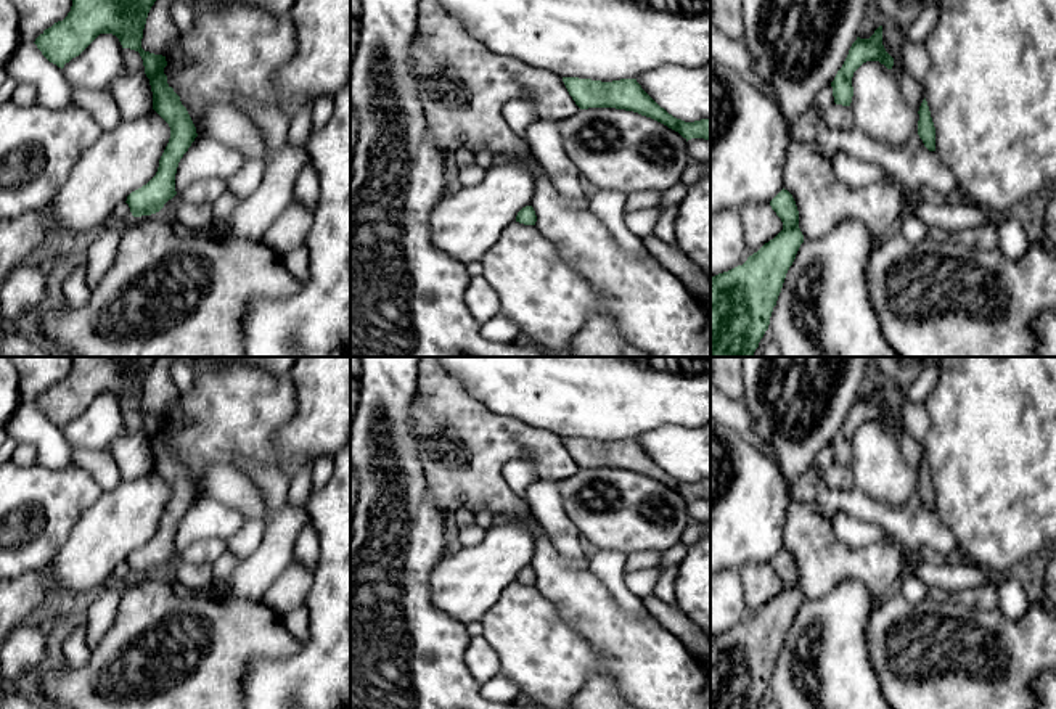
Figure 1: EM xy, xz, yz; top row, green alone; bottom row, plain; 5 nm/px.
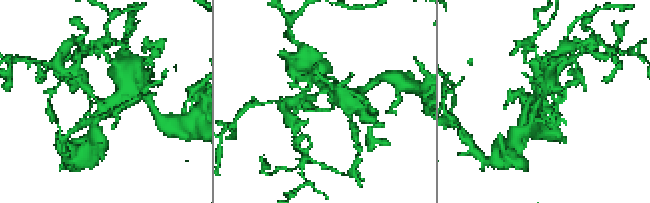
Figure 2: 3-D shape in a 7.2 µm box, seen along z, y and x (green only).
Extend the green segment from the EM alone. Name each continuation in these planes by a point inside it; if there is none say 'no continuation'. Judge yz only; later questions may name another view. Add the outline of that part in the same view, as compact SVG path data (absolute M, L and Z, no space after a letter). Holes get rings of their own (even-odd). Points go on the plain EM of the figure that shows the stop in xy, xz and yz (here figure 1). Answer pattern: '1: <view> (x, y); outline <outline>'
no continuation

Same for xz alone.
no continuation

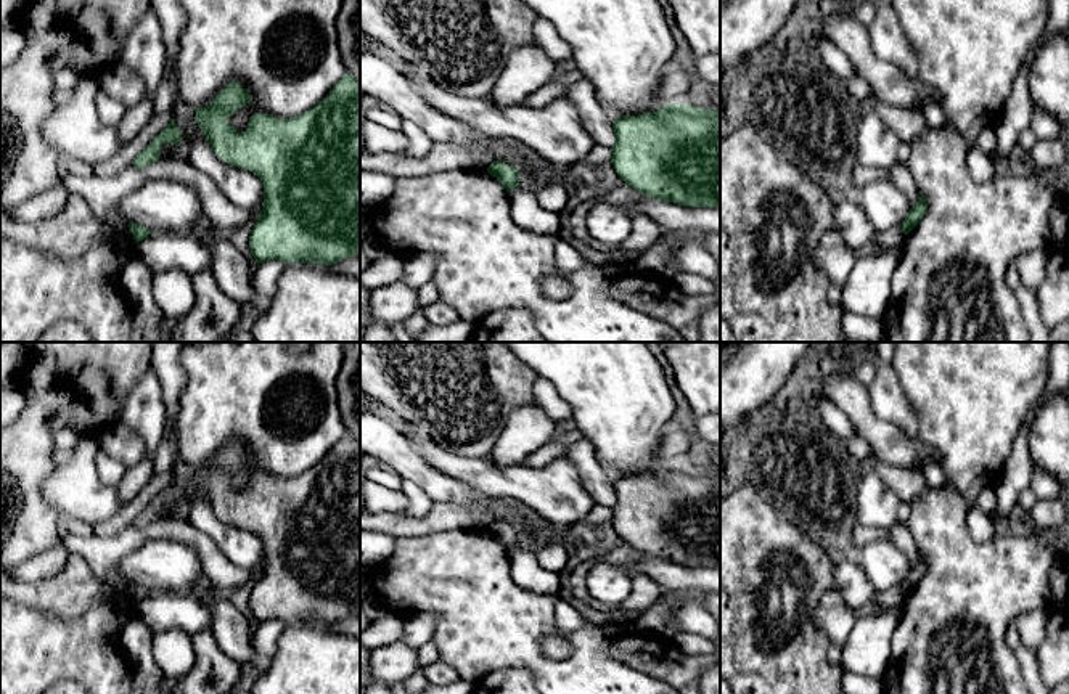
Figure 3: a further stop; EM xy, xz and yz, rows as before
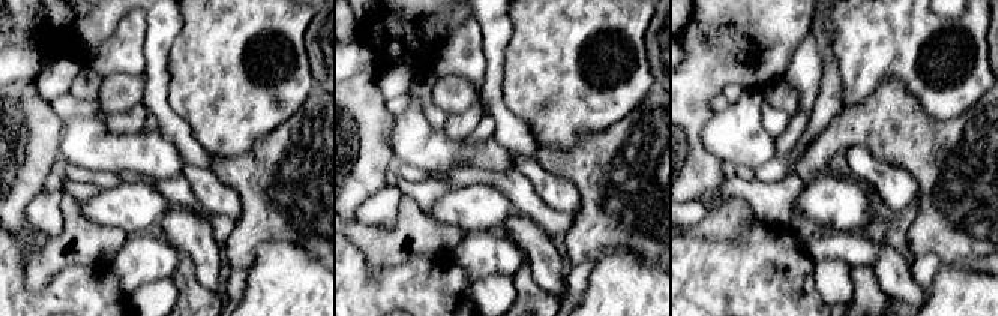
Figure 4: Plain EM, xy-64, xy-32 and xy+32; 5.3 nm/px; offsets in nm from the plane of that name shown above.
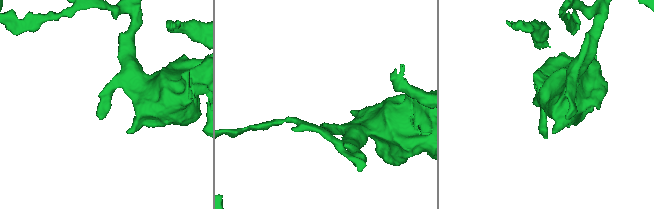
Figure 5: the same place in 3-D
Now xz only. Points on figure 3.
no continuation

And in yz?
no continuation

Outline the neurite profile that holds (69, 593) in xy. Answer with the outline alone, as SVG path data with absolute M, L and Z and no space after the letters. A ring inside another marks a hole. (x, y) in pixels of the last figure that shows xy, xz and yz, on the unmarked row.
M69 554L61 572L32 583L10 580L0 570L0 596L66 620L85 614L95 602L135 602L127 585L113 586L96 578L85 559L77 554Z

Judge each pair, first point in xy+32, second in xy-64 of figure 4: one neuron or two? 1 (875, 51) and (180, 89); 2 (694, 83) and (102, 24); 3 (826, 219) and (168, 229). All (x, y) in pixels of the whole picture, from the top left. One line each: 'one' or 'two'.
1: one
2: two
3: two

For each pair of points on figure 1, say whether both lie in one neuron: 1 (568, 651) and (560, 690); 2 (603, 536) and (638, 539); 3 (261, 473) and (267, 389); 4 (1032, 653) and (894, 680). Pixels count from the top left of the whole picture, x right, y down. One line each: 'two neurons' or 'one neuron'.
1: one neuron
2: one neuron
3: two neurons
4: one neuron

